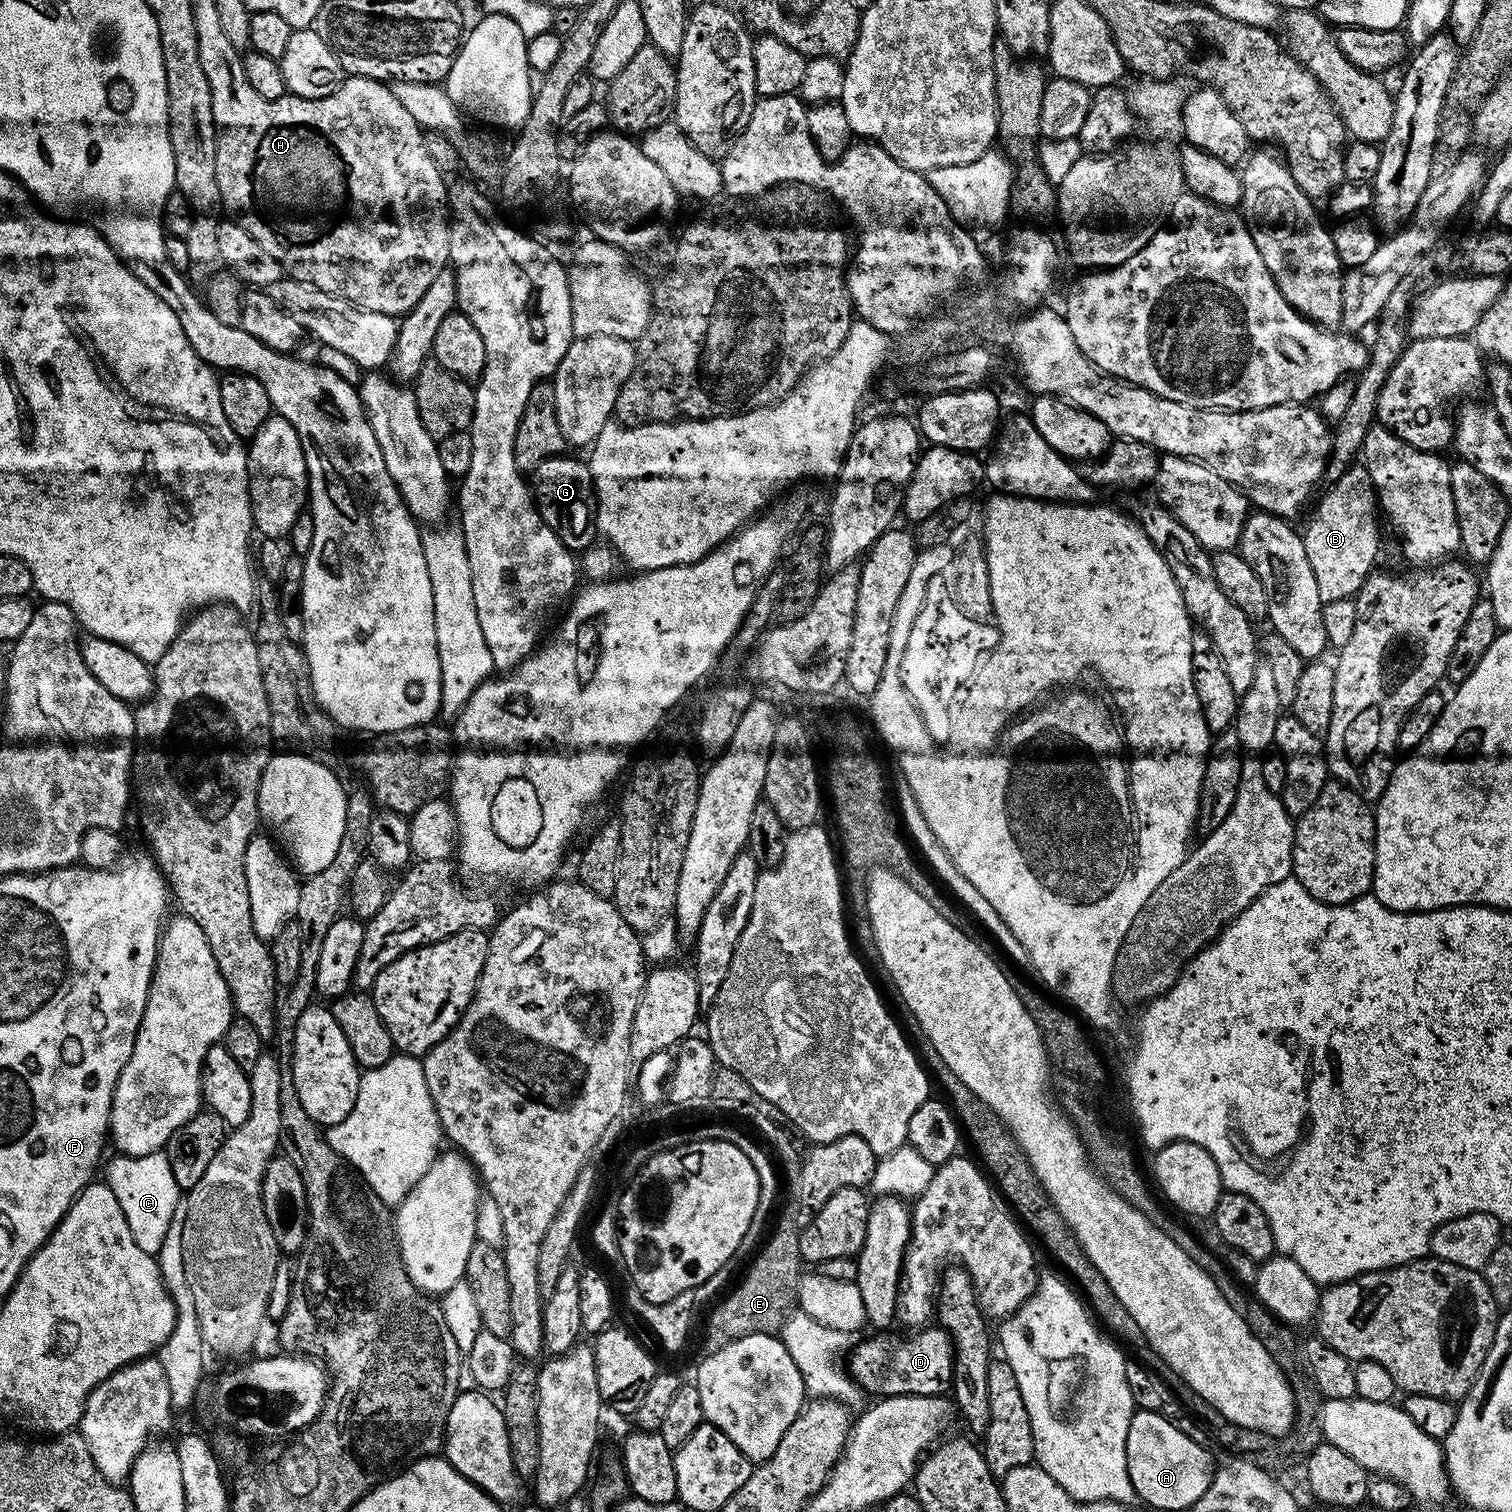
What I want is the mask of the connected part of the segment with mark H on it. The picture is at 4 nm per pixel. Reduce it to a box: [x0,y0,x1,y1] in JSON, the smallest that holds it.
[196,10,450,318]

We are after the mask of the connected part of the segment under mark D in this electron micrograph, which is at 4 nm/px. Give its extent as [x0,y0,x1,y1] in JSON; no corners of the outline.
[850,1326,955,1398]

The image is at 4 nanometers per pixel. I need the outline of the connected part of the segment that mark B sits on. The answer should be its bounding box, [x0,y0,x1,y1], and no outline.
[1303,464,1380,604]

